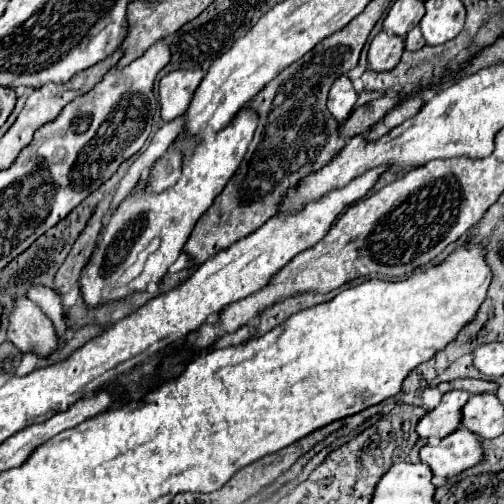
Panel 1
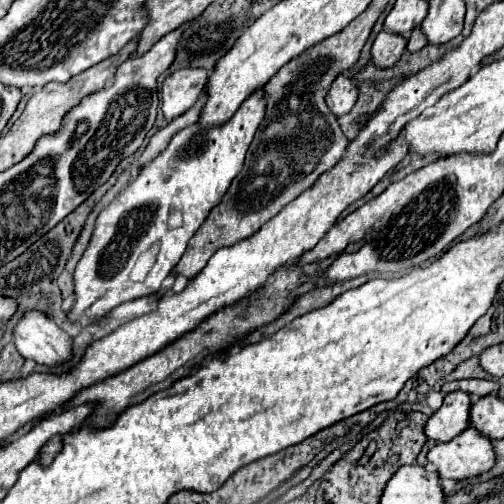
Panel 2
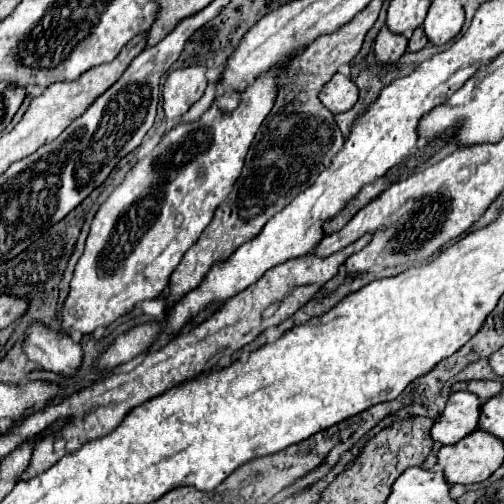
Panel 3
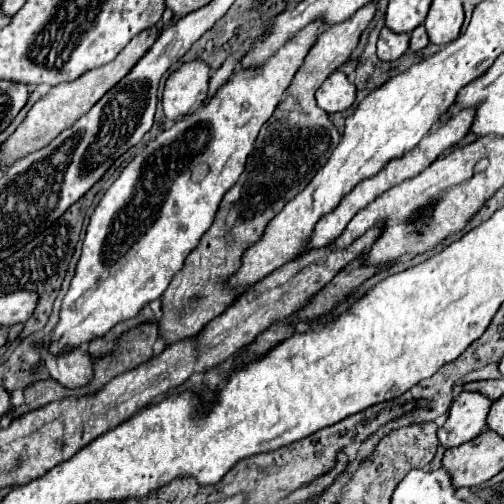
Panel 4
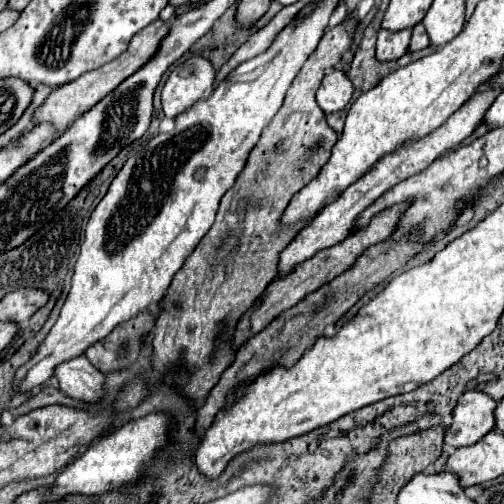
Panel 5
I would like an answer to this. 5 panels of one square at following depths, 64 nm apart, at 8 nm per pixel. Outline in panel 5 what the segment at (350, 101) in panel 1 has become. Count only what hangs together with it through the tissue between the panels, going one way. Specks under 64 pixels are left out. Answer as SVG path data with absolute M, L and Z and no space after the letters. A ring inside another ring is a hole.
M334 70L322 78L322 84L316 92L316 102L326 114L344 110L352 98L352 90L354 88L348 76L340 70Z

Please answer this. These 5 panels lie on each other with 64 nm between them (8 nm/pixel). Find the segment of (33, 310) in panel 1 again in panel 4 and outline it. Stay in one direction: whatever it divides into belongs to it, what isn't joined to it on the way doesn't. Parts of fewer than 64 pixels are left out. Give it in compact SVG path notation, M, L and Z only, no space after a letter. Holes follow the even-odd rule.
M42 344L38 350L50 376L58 380L64 388L84 388L92 382L94 370L86 348L76 348L76 352L72 350L72 352L66 352L64 356L48 354L46 344Z

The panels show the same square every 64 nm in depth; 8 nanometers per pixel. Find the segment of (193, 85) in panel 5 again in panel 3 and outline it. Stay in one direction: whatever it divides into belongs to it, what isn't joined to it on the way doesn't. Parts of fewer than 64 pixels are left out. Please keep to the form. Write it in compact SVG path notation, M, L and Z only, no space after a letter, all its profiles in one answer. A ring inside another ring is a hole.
M186 66L170 72L162 90L166 118L182 118L190 110L190 106L202 98L206 84L208 80L204 66Z

